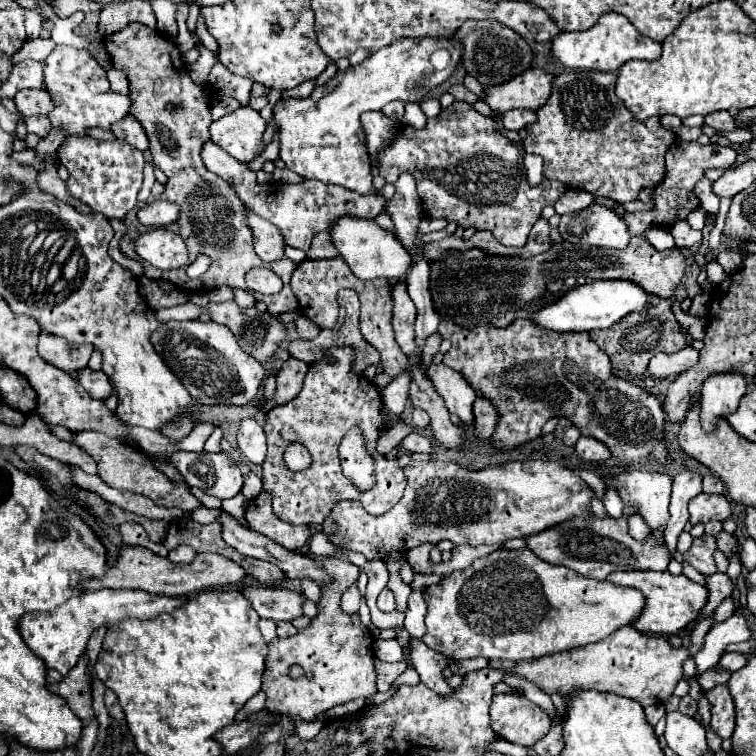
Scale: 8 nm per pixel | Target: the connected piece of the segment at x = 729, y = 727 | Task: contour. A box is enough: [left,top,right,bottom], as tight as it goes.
[706,684,734,738]

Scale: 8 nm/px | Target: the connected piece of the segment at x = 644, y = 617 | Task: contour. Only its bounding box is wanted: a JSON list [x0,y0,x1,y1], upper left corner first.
[608,570,710,636]

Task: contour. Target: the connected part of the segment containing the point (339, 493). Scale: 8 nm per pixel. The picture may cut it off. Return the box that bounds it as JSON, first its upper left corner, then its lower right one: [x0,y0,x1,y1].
[262,348,406,524]

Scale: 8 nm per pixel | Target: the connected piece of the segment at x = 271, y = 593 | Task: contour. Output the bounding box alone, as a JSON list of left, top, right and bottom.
[244,586,304,622]

